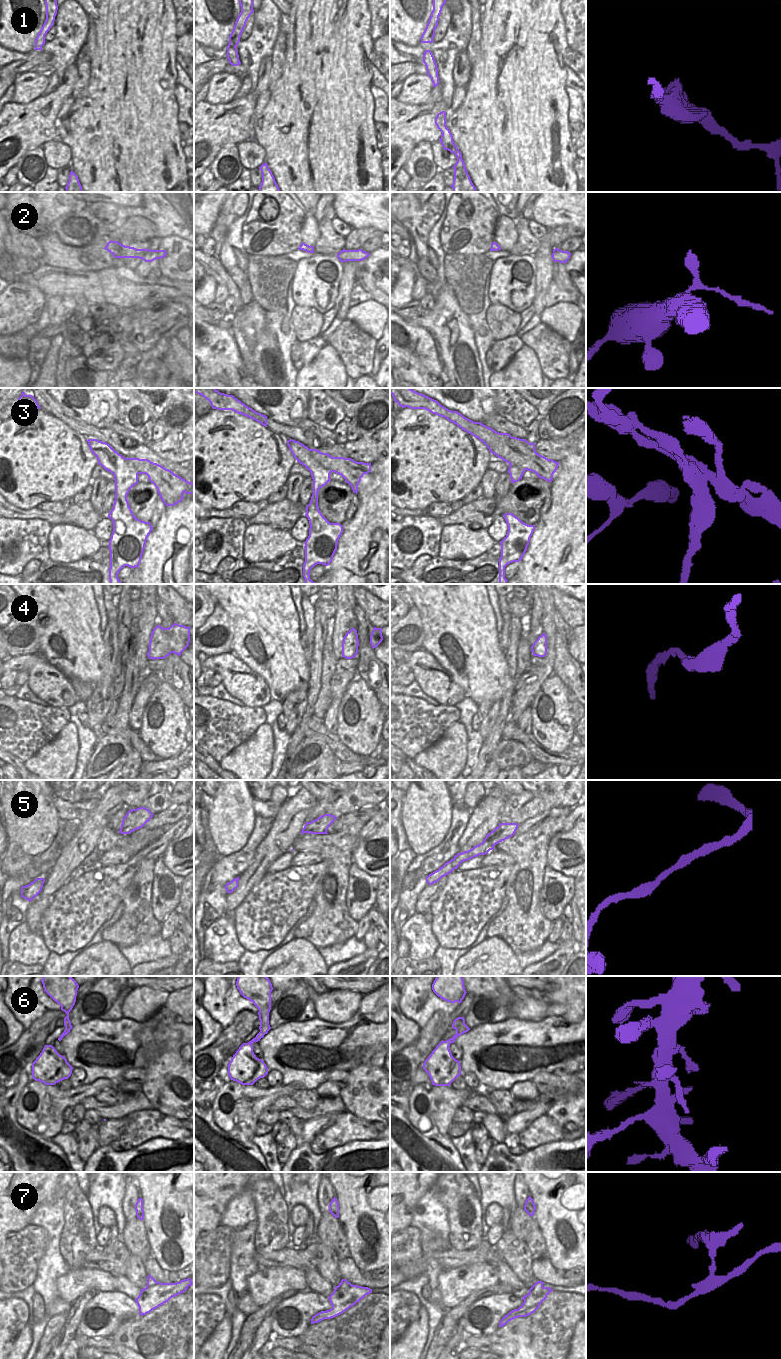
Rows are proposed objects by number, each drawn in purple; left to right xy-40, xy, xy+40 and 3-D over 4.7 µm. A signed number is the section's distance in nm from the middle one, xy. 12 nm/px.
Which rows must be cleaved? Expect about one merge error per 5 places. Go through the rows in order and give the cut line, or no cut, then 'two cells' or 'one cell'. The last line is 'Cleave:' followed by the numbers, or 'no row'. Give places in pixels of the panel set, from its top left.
1: no cut; one cell
2: no cut; one cell
3: cut in xy along (309, 449), (311, 454), (331, 471); two cells
4: no cut; one cell
5: no cut; one cell
6: no cut; one cell
7: cut in xy-40 along (158, 1282), (153, 1285), (147, 1283); two cells
Cleave: 3, 7

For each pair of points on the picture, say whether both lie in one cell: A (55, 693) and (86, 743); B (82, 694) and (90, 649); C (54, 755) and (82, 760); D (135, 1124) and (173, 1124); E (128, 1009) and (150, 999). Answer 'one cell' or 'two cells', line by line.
A: two cells
B: two cells
C: two cells
D: one cell
E: one cell

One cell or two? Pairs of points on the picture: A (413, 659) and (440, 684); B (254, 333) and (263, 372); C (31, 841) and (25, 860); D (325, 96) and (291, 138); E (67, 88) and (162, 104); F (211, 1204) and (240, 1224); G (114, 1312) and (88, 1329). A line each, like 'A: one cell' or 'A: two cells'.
A: one cell
B: one cell
C: two cells
D: one cell
E: two cells
F: two cells
G: one cell

